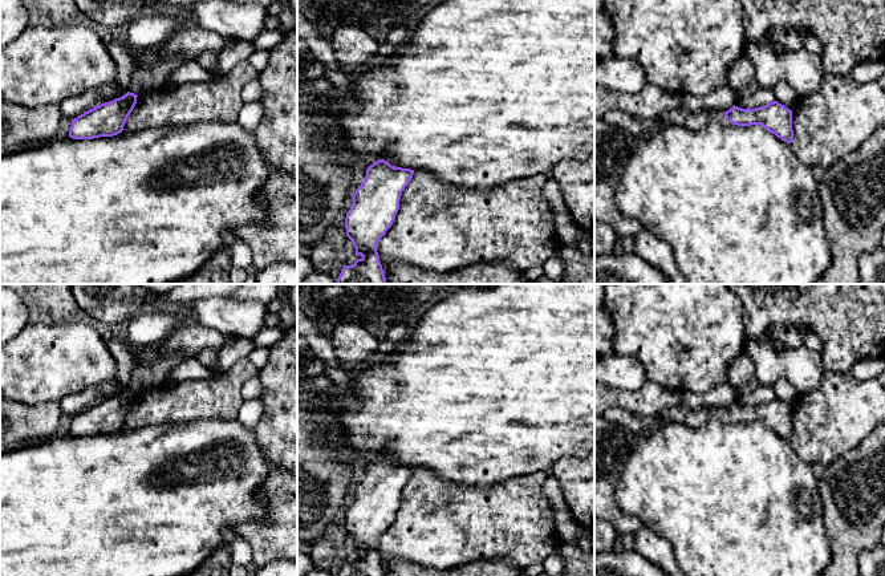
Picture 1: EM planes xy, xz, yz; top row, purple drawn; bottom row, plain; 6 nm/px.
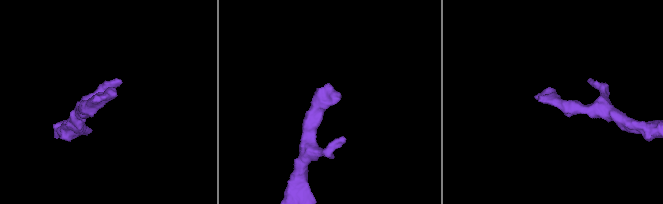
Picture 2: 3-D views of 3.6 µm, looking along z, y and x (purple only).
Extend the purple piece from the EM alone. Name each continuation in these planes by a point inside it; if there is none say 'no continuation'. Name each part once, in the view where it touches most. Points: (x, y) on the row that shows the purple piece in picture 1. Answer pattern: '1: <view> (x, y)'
1: yz (677, 117)

